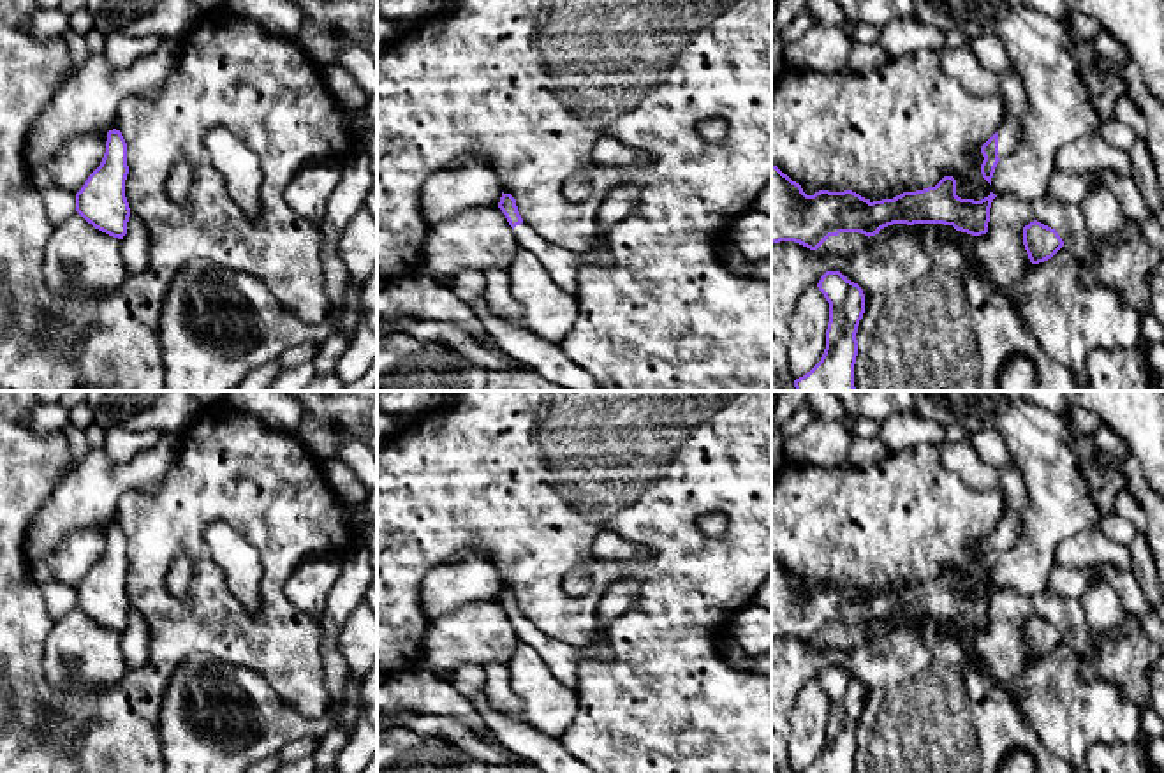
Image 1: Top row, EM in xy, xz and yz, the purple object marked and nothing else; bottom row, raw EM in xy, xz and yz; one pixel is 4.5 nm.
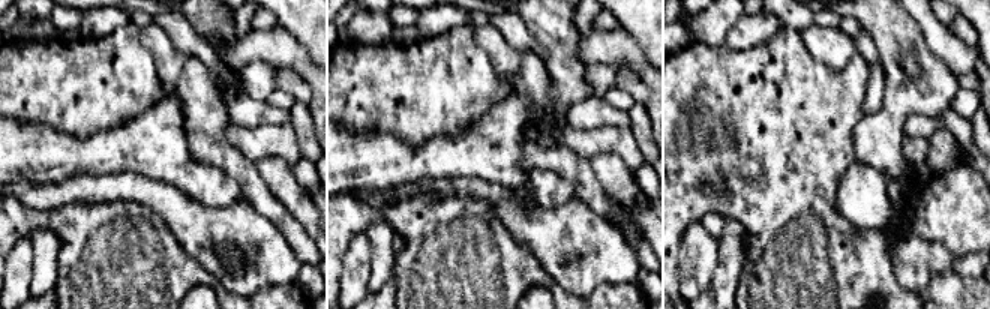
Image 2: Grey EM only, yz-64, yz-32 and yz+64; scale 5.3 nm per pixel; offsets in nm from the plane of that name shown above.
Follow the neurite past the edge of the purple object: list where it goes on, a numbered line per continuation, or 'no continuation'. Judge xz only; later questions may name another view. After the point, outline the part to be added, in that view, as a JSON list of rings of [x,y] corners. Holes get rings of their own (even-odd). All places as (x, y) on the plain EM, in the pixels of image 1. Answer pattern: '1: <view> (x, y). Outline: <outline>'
1: xz (562, 661). Outline: [[[519,618],[512,623],[516,636],[521,643],[532,646],[551,674],[567,688],[576,690],[576,669],[581,659],[585,659],[585,652],[581,648],[571,648],[565,643],[551,639],[542,634],[528,618]]]

